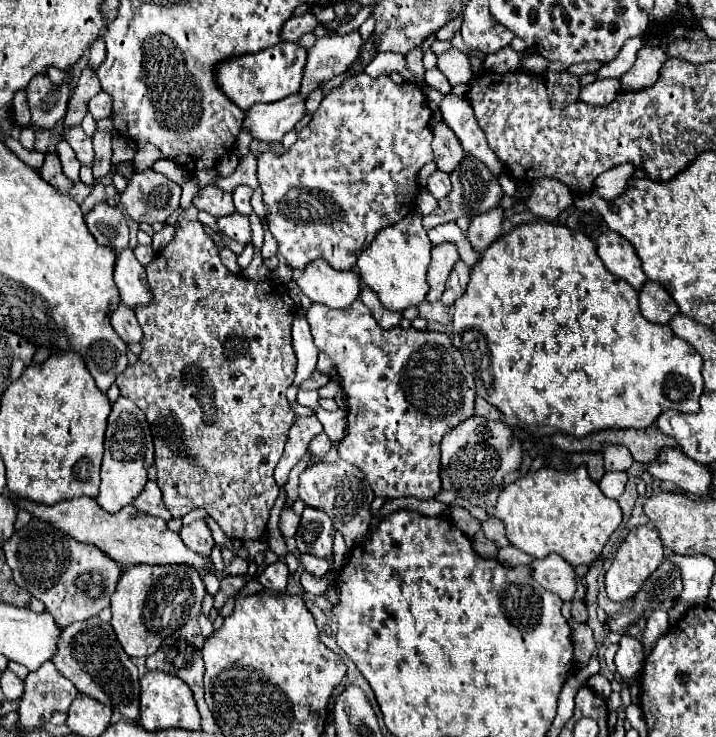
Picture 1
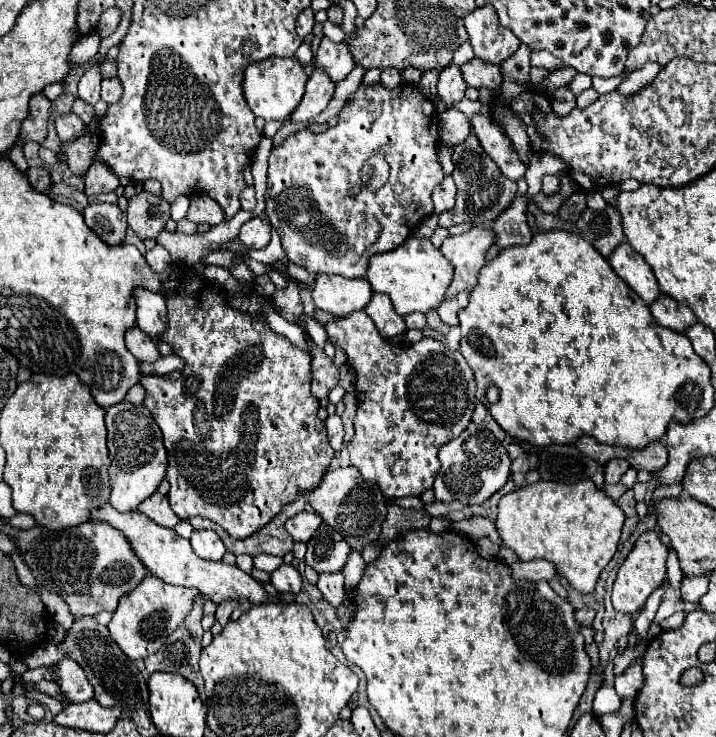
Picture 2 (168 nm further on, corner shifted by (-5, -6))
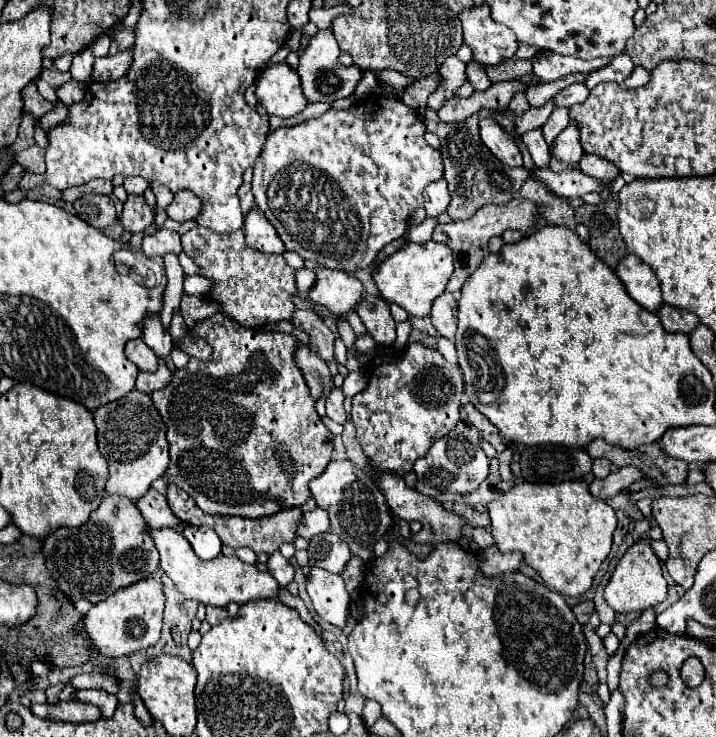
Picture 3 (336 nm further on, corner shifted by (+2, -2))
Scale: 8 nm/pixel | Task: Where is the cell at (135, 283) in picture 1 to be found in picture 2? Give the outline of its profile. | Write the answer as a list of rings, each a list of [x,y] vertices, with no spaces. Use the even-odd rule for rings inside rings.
[[[138,288],[136,290],[136,322],[142,332],[146,332],[154,340],[160,340],[160,336],[168,328],[164,296]]]

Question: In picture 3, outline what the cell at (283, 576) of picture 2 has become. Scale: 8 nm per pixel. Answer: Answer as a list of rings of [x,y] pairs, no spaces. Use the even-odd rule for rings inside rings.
[[[279,552],[271,554],[269,560],[267,560],[267,570],[271,572],[271,576],[281,584],[281,586],[287,586],[291,580],[293,580],[293,574],[295,574],[295,568],[289,564],[289,560],[285,560]]]

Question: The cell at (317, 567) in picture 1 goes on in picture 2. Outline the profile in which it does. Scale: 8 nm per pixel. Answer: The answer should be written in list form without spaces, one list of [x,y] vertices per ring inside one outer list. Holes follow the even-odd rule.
[[[334,572],[334,574],[320,574],[318,578],[318,590],[322,592],[324,600],[332,606],[338,608],[344,600],[344,576],[342,572]]]

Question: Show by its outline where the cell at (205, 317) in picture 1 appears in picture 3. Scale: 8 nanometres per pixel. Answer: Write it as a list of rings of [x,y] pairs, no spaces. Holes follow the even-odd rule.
[[[213,314],[195,322],[189,334],[207,340],[213,348],[211,358],[189,358],[189,364],[173,374],[169,386],[151,394],[167,426],[171,454],[167,482],[175,482],[211,516],[261,518],[291,506],[301,506],[309,498],[309,480],[319,476],[331,460],[333,434],[321,422],[315,400],[295,364],[295,352],[301,344],[299,338],[285,332],[257,332],[223,314]]]

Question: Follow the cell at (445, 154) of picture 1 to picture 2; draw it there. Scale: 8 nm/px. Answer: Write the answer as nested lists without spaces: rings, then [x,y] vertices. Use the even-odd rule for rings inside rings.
[[[456,108],[440,114],[440,138],[452,148],[470,134],[470,120]]]

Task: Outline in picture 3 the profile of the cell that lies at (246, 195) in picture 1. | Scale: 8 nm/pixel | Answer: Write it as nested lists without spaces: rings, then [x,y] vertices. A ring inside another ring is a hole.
[[[241,184],[239,188],[239,200],[241,200],[241,210],[243,214],[247,214],[253,208],[253,194],[251,194],[251,186],[249,184]]]

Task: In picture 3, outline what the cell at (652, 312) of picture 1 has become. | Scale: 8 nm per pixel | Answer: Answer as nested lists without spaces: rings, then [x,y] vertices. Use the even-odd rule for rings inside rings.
[[[663,304],[655,314],[659,316],[659,320],[667,332],[689,334],[699,324],[699,318],[693,312],[677,308],[677,306],[669,306],[669,304]]]

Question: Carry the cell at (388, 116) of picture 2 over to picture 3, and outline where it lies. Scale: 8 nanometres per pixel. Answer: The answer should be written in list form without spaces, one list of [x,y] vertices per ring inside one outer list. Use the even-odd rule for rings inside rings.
[[[375,96],[371,100],[365,100],[363,104],[355,104],[347,110],[327,110],[323,116],[289,126],[289,128],[279,128],[273,134],[267,136],[267,142],[263,146],[261,156],[257,158],[255,166],[253,166],[253,196],[255,196],[255,204],[257,208],[265,214],[265,218],[275,226],[281,242],[285,244],[287,250],[297,252],[303,260],[313,260],[317,264],[321,264],[323,268],[337,268],[337,270],[345,270],[349,274],[353,274],[359,268],[367,268],[375,262],[377,254],[393,240],[401,238],[405,234],[405,230],[409,228],[409,216],[423,206],[423,188],[433,182],[439,180],[443,176],[443,164],[441,164],[441,154],[439,150],[433,150],[425,140],[425,124],[419,118],[419,114],[415,114],[409,106],[405,106],[399,98],[389,98],[389,96]]]

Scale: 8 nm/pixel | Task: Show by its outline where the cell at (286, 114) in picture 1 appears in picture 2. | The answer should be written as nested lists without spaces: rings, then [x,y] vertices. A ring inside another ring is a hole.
[[[322,68],[314,70],[306,82],[306,94],[300,102],[300,108],[296,108],[290,118],[294,122],[308,122],[316,118],[332,100],[334,90],[336,90],[336,84],[328,80],[328,74]]]

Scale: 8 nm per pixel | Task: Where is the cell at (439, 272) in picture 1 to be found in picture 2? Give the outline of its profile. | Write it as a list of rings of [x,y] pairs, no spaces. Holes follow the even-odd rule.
[[[474,226],[460,236],[448,236],[442,244],[442,254],[454,264],[454,280],[446,290],[446,298],[456,296],[462,290],[476,286],[478,272],[486,264],[486,252],[494,244],[494,232],[490,226]]]

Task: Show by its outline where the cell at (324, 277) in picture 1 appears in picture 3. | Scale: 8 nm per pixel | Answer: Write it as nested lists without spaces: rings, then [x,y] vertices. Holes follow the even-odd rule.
[[[321,268],[317,272],[317,280],[309,290],[309,298],[313,302],[323,304],[337,316],[353,310],[359,304],[361,294],[363,286],[353,274],[329,268]]]

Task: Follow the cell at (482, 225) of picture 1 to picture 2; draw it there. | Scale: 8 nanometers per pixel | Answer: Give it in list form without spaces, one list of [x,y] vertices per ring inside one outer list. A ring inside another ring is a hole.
[[[528,192],[516,196],[512,206],[506,212],[502,212],[492,224],[496,232],[496,244],[500,248],[530,244],[532,230],[526,222],[526,204],[528,204]]]

